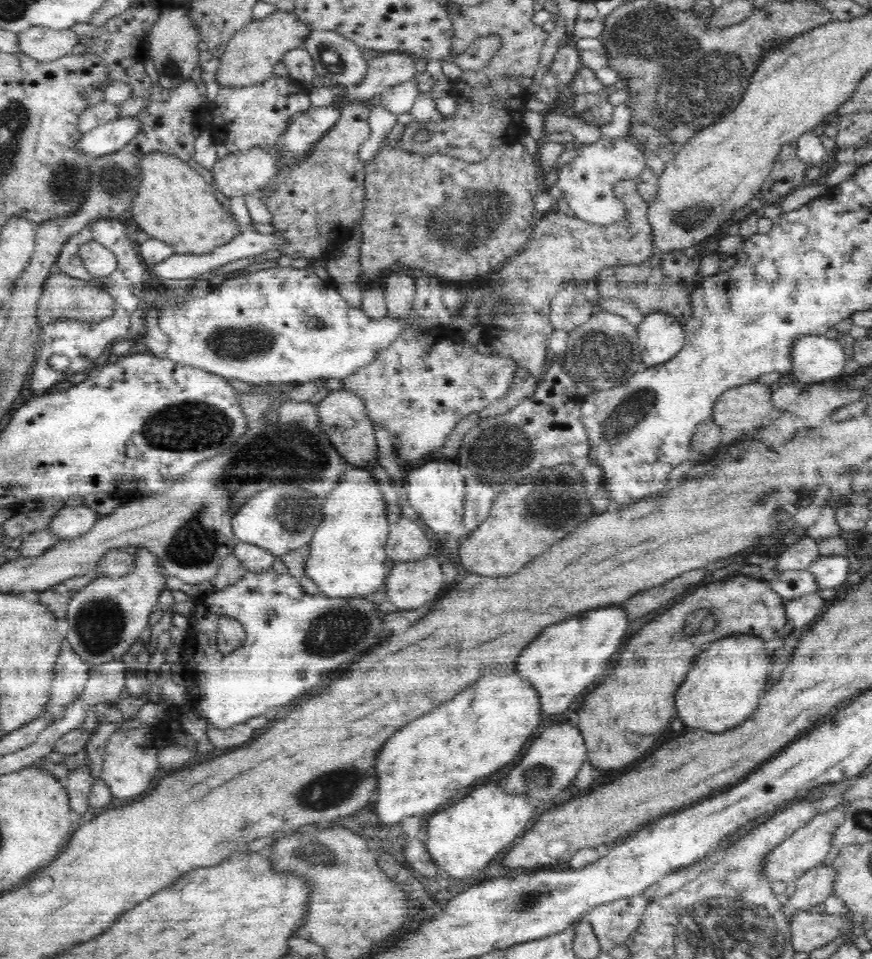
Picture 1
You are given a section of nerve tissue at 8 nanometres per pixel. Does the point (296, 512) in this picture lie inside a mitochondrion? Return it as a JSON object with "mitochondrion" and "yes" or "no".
{"mitochondrion":"yes"}

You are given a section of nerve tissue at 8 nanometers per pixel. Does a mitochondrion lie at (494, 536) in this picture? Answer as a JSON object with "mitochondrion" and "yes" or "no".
{"mitochondrion":"no"}

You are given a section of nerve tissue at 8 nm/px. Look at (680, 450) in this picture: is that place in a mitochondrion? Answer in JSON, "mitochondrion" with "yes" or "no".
{"mitochondrion":"no"}

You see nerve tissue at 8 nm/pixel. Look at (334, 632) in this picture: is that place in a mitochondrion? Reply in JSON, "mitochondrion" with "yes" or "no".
{"mitochondrion":"yes"}

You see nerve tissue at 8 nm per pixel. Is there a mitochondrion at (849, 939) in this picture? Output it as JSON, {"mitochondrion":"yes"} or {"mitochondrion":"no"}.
{"mitochondrion":"no"}

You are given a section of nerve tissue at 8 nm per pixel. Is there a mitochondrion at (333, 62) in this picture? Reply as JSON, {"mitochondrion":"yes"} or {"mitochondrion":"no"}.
{"mitochondrion":"yes"}

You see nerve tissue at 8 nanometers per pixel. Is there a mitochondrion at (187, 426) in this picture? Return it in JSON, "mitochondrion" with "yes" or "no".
{"mitochondrion":"yes"}

